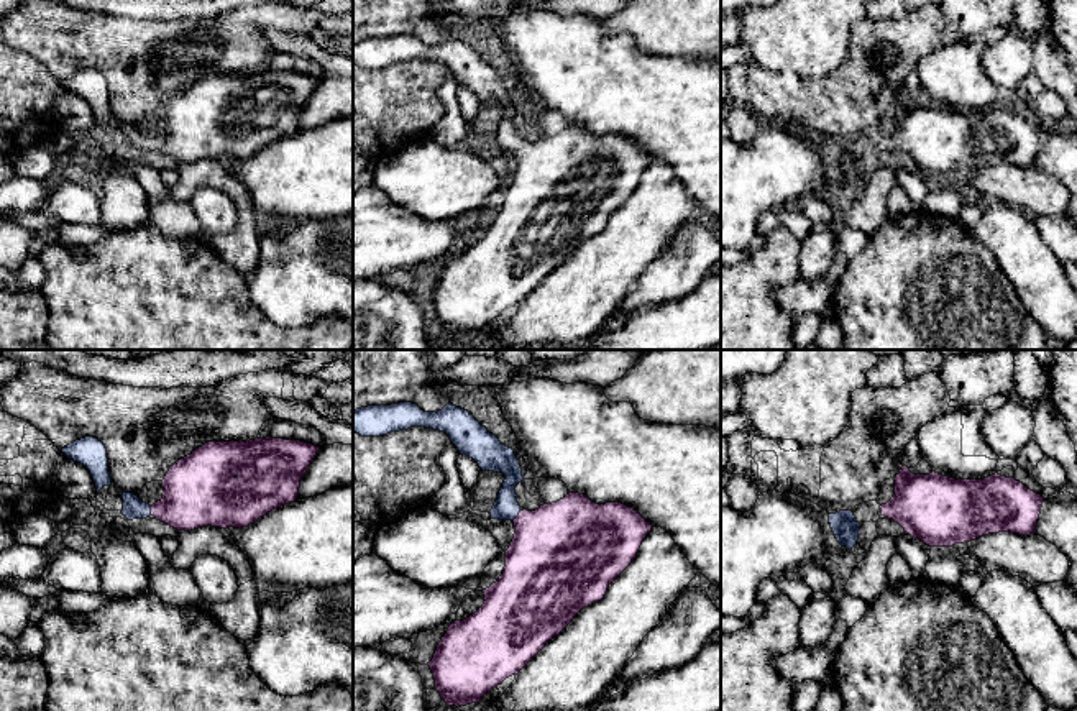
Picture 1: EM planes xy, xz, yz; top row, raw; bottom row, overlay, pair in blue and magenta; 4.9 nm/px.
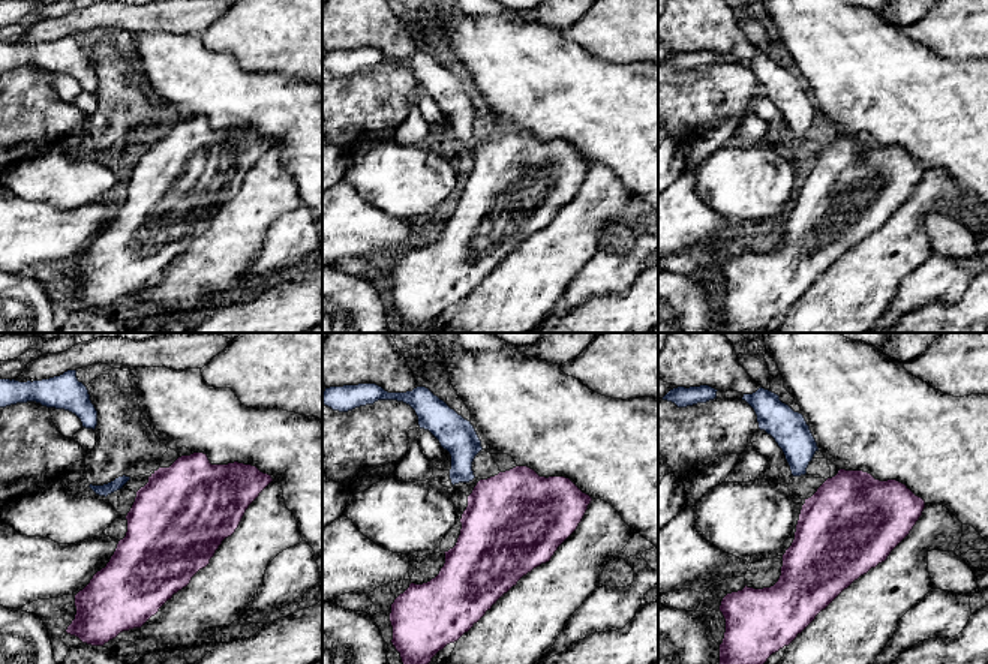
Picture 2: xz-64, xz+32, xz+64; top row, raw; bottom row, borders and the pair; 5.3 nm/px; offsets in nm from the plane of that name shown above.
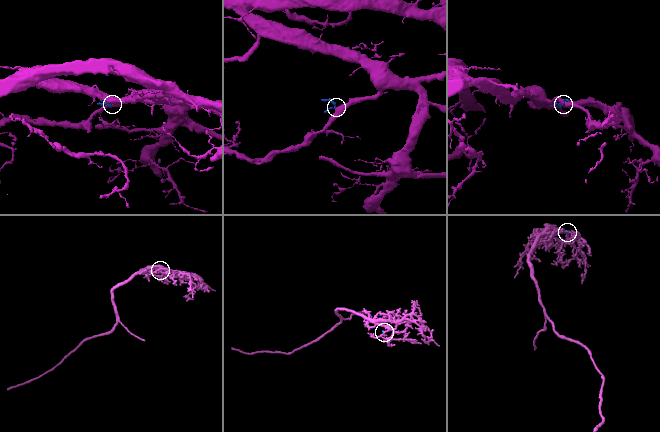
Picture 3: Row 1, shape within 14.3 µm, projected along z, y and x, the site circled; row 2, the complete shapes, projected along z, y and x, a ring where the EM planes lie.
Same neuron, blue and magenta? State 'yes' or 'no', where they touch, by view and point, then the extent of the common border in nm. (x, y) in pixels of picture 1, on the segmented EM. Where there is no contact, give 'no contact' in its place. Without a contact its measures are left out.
yes | xz (517, 514) | 70 nm

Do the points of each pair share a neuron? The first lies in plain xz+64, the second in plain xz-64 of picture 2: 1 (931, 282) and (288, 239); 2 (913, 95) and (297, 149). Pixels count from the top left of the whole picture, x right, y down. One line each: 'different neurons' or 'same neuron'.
1: same neuron
2: same neuron

